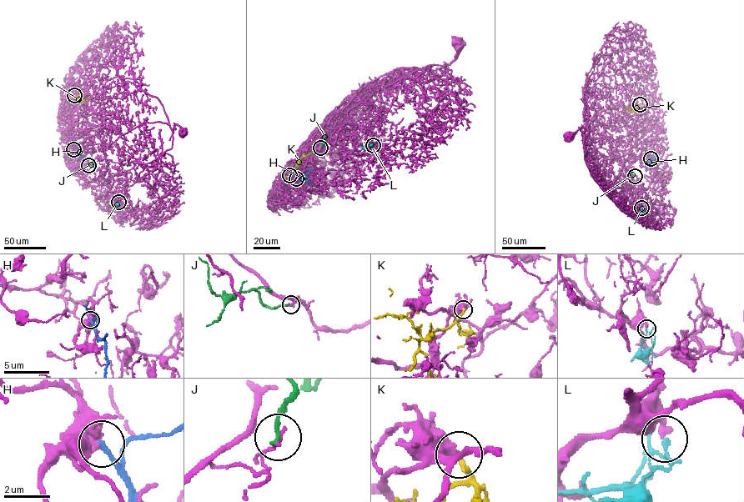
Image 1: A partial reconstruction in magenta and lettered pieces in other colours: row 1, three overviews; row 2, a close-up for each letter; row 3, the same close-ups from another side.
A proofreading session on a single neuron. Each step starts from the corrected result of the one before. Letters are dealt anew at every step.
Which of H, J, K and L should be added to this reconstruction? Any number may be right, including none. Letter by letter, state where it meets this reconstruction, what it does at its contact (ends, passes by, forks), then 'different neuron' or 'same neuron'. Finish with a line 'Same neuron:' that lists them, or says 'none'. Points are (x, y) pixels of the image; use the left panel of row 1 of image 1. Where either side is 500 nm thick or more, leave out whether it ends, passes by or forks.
H: (73, 149) | different neuron
J: (88, 165) | it ends | different neuron
K: (74, 95) | different neuron
L: (118, 202) | it ends | different neuron
Same neuron: none

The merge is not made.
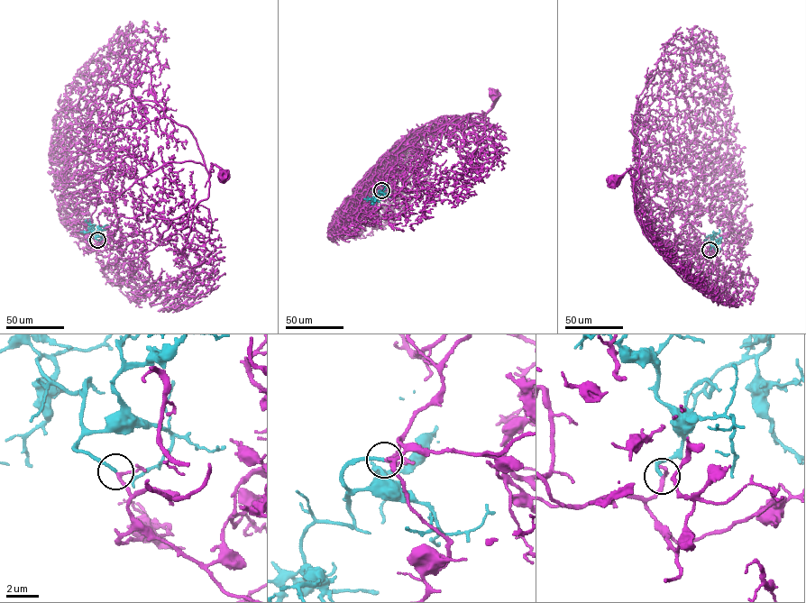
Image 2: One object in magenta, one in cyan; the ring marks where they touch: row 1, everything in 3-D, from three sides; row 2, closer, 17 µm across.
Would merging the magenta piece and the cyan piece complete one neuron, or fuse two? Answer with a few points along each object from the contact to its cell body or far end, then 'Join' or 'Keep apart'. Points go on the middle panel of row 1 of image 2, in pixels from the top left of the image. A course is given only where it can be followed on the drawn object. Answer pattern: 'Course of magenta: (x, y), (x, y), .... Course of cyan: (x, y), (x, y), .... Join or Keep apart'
Course of magenta: (381, 190), (398, 162), (391, 154), (411, 133), (442, 116), (480, 122), (496, 95). Course of cyan: (381, 190), (375, 198), (373, 196), (372, 203). Join

